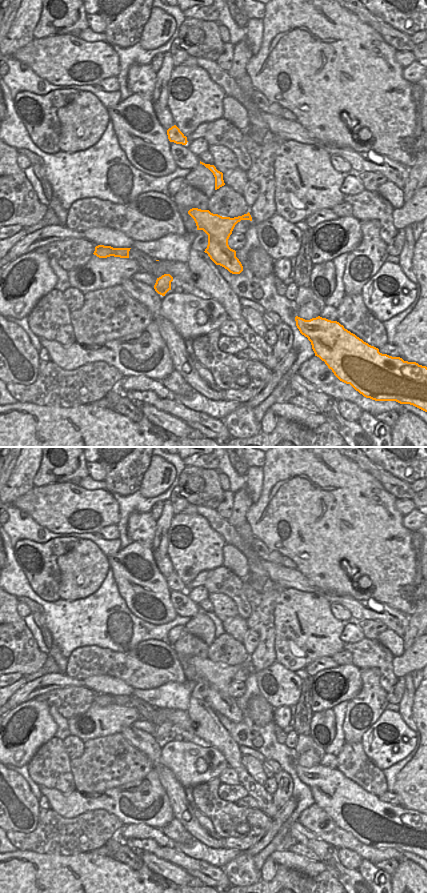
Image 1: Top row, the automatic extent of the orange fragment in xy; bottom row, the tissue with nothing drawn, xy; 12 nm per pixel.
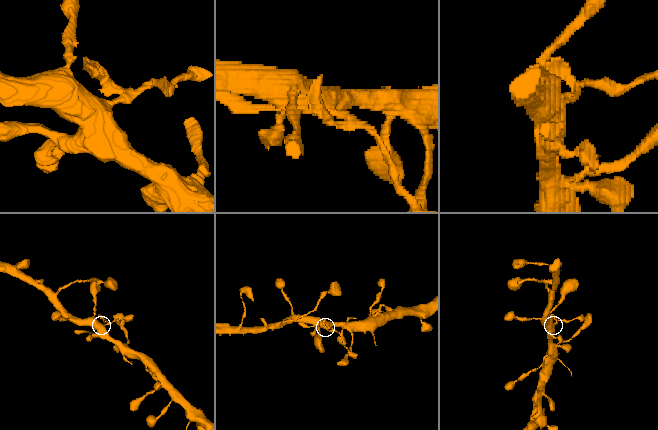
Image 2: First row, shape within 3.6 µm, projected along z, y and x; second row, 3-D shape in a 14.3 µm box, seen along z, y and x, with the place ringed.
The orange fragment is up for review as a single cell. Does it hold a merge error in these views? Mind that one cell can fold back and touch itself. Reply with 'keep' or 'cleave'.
cleave

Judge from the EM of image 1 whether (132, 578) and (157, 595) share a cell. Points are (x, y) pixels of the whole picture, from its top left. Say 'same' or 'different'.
same

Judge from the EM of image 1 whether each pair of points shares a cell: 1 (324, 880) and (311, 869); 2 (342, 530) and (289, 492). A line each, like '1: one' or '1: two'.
1: two
2: one

